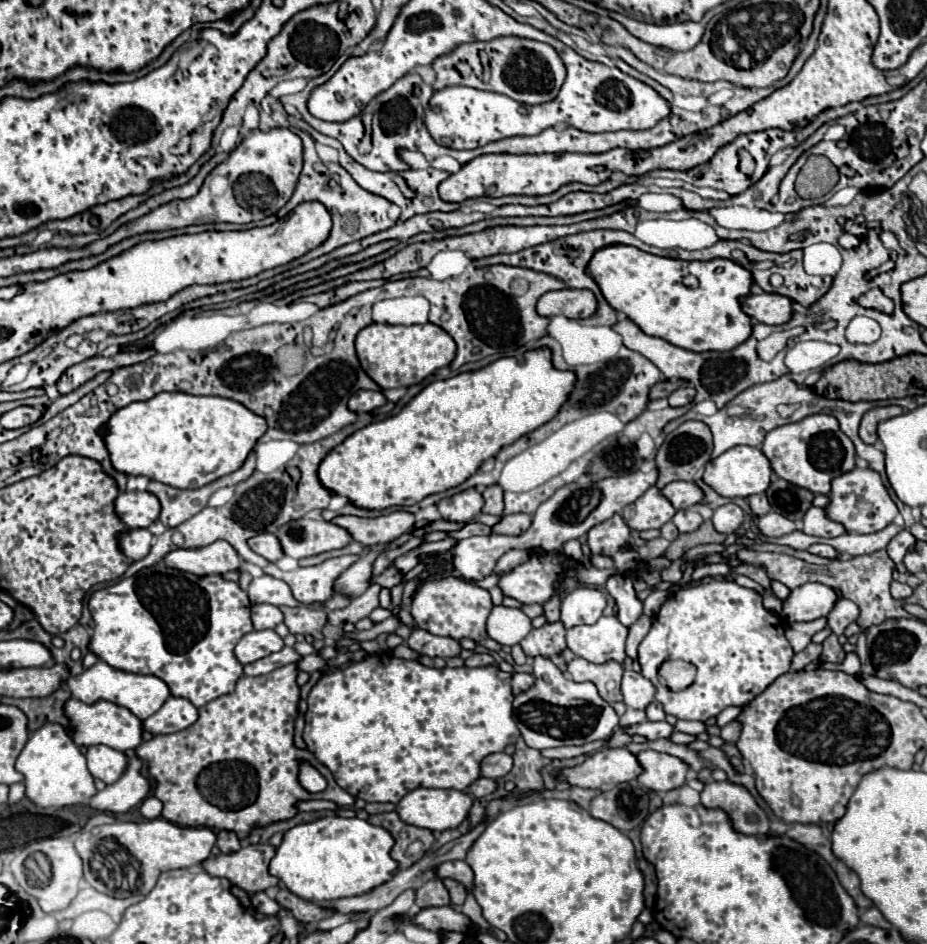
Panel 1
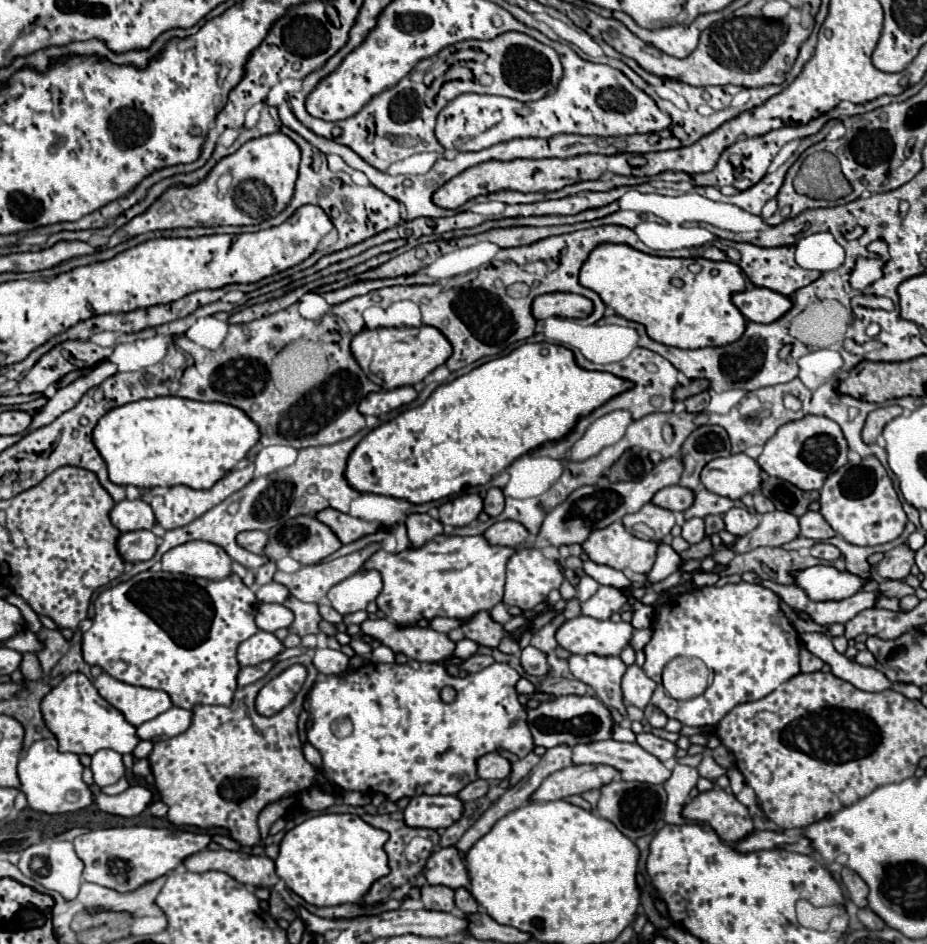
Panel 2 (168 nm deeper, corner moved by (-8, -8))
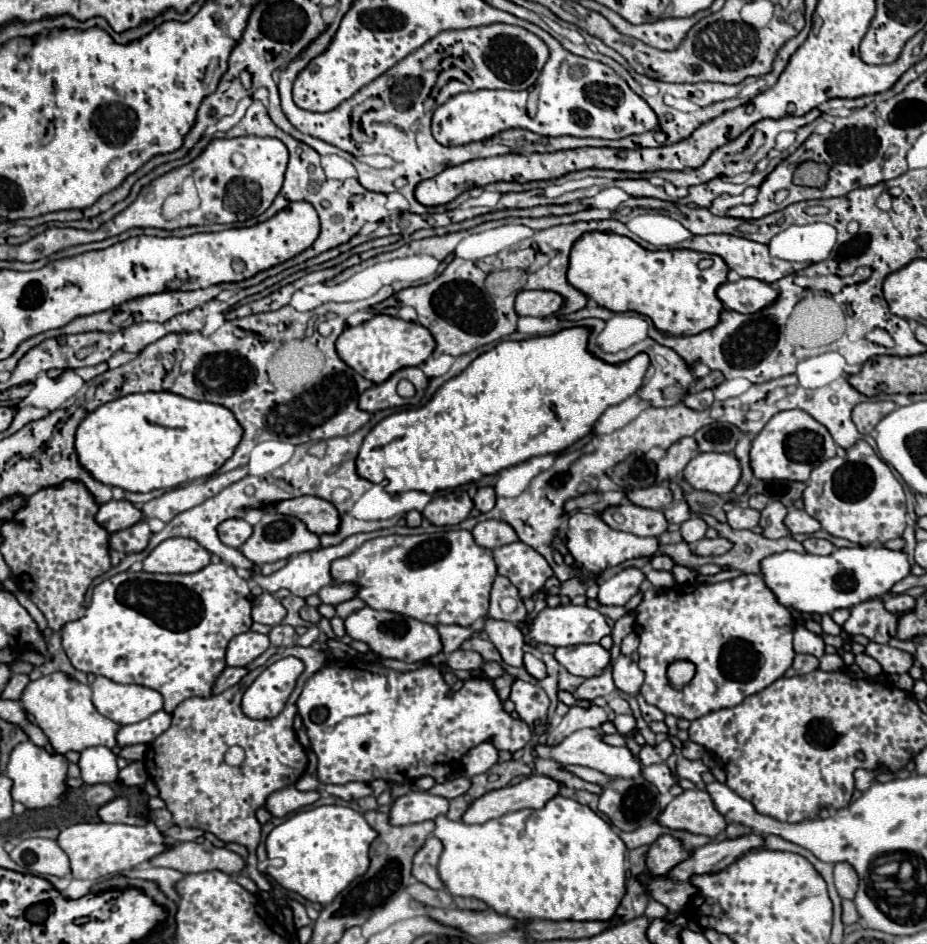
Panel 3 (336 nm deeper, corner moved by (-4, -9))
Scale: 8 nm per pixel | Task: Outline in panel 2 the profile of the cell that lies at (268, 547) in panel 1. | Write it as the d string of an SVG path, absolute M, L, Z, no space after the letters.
M246 531L242 535L238 535L238 545L242 545L244 549L252 551L252 553L264 553L264 547L268 543L268 535L264 531Z

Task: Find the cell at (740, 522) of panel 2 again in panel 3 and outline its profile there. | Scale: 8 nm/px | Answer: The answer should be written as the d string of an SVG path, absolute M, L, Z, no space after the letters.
M732 506L728 510L728 524L736 530L742 530L742 528L754 528L760 520L760 512L754 510L754 508L740 508L740 506Z

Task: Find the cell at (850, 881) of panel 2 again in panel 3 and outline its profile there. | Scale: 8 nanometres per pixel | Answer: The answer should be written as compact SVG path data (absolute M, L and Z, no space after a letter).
M846 862L834 864L834 884L836 884L836 890L838 890L838 894L842 898L852 900L856 890L858 890L858 874L856 874L856 870Z

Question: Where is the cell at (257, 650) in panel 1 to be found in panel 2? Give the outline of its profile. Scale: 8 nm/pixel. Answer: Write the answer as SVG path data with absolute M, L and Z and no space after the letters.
M258 631L256 635L246 639L238 647L238 663L242 667L258 665L258 663L264 663L268 659L274 659L282 651L284 651L284 645L282 645L282 641L278 641L278 637L274 633Z

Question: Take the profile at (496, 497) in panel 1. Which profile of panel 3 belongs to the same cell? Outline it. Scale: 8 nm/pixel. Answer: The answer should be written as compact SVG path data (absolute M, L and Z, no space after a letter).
M478 488L476 496L474 496L474 508L480 512L488 512L494 508L494 504L496 504L494 488Z

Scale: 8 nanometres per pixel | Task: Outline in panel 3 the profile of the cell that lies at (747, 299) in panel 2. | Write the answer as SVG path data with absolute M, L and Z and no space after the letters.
M740 278L738 282L724 282L718 286L716 294L724 304L724 308L742 314L762 310L766 304L772 304L778 296L774 286L756 278Z

